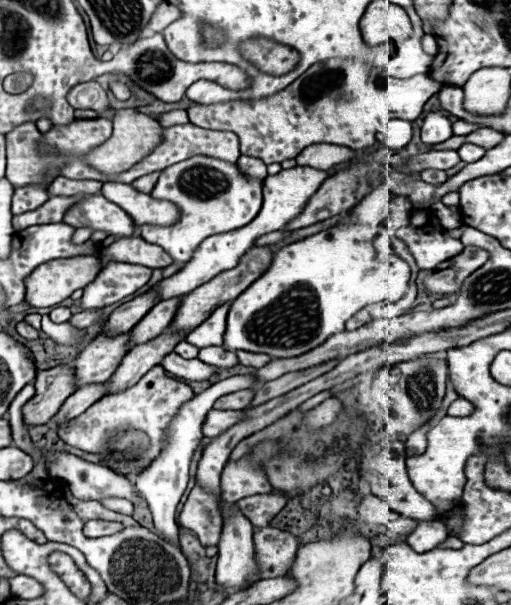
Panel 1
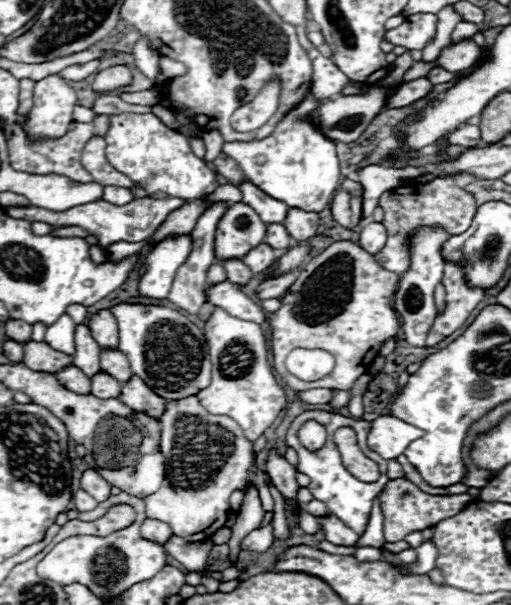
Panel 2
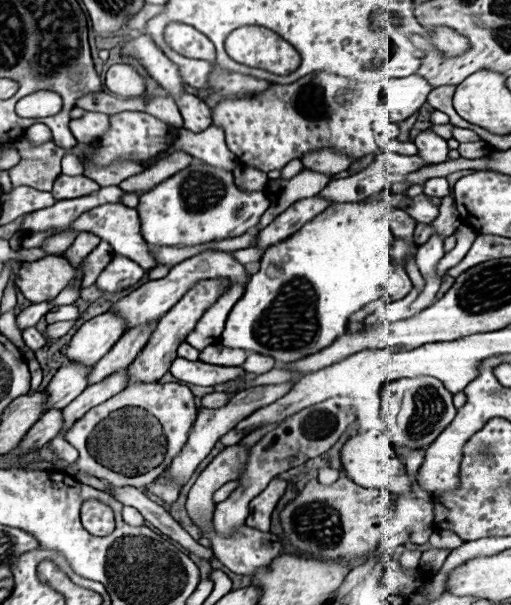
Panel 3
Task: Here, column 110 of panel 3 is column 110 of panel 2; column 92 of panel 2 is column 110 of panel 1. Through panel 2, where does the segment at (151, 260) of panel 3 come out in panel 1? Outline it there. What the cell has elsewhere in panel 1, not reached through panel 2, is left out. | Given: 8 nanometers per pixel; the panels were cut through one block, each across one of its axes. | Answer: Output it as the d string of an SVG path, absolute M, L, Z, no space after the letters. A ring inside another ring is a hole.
M90 195L86 200L74 204L66 212L64 222L74 228L102 230L116 238L130 238L136 232L130 216L122 208L116 208L116 204L108 204L102 195Z

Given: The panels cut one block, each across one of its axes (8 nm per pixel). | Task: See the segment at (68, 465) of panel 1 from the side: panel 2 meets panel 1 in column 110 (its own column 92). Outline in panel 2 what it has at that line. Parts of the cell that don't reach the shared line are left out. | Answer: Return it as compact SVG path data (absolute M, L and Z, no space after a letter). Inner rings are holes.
M86 470L80 478L80 486L84 492L88 492L96 502L104 502L110 496L110 484L96 472L96 470Z

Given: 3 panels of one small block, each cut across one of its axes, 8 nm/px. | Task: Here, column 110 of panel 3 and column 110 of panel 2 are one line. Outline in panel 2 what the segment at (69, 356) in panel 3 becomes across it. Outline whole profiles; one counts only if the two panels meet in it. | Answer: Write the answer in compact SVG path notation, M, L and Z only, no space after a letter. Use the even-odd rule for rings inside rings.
M98 310L88 318L88 328L102 348L118 348L118 326L110 310Z

